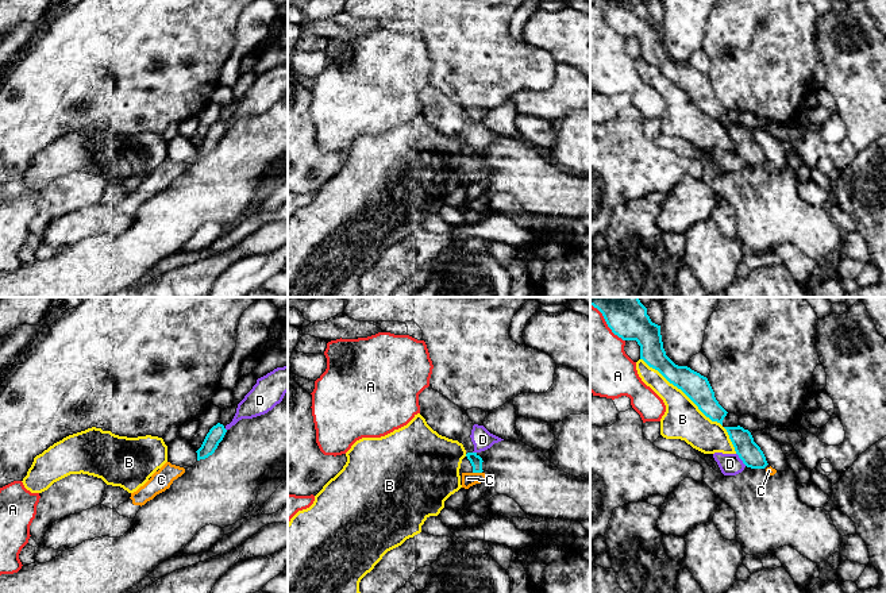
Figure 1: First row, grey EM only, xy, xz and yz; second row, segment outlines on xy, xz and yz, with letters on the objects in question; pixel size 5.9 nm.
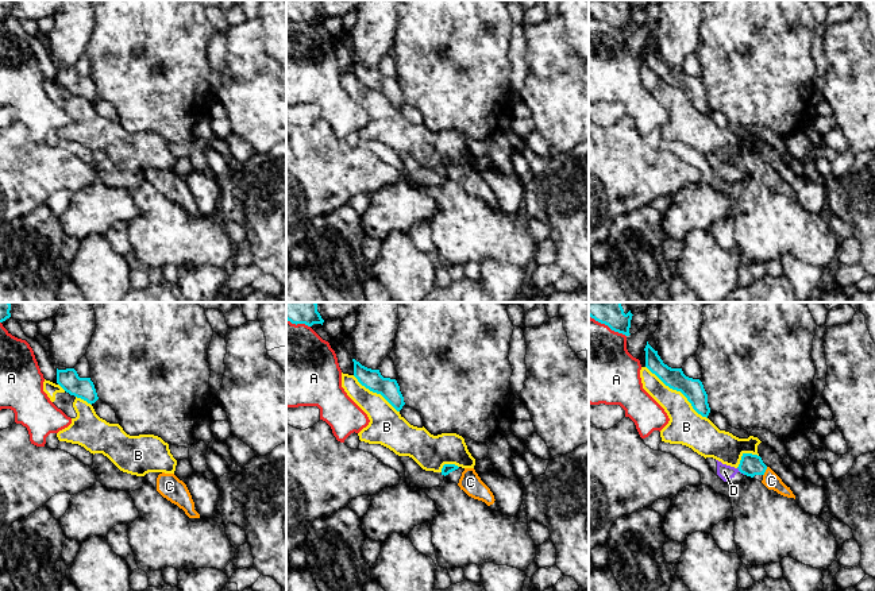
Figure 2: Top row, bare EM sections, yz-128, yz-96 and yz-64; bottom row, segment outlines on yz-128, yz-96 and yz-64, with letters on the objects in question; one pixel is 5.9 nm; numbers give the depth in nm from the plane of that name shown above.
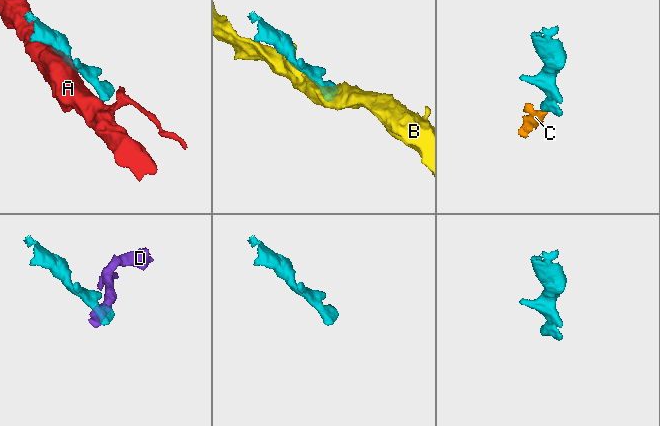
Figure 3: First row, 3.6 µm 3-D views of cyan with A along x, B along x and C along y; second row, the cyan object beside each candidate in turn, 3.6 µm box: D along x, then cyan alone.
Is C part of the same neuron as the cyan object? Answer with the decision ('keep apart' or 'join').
join

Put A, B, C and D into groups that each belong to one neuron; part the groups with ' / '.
A / B / C / D

